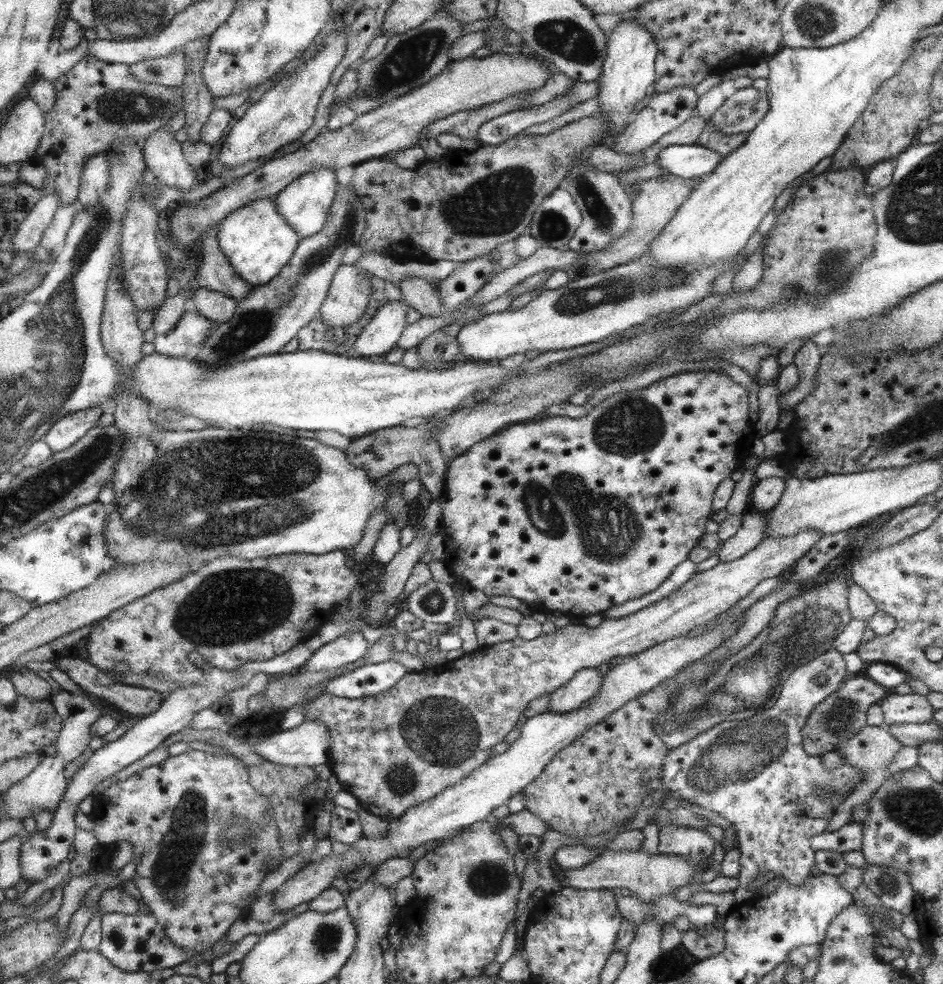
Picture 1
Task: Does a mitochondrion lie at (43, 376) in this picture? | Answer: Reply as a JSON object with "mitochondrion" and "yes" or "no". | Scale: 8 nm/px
{"mitochondrion":"yes"}

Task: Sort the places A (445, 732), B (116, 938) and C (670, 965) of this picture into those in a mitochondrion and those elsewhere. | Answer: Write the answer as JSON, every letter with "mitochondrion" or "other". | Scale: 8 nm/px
{"A":"mitochondrion","B":"other","C":"mitochondrion"}

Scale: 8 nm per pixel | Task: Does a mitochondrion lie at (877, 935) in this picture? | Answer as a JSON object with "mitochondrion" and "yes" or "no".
{"mitochondrion":"no"}

